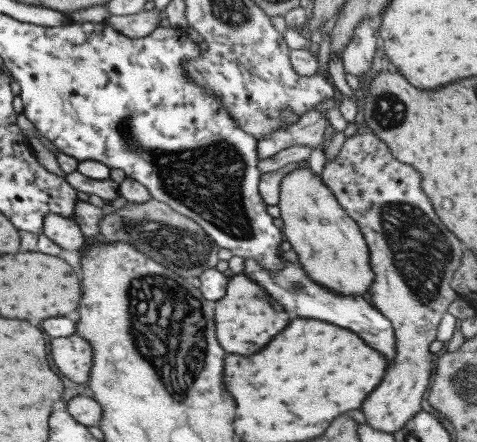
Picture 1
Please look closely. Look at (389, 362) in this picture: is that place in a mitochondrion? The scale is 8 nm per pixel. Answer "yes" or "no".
no

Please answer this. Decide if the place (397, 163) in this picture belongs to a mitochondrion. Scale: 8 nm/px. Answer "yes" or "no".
no

